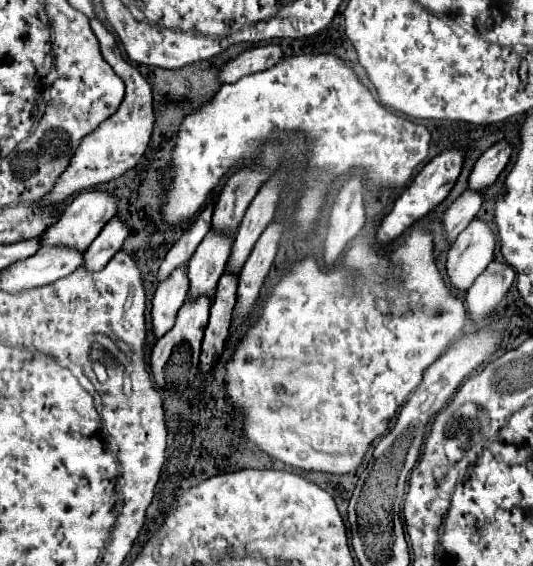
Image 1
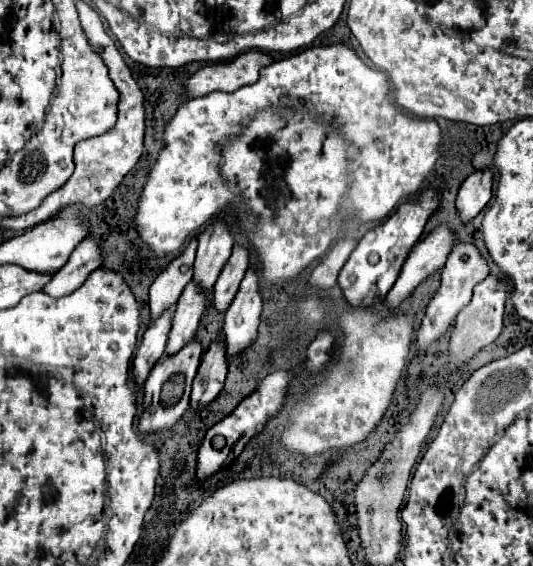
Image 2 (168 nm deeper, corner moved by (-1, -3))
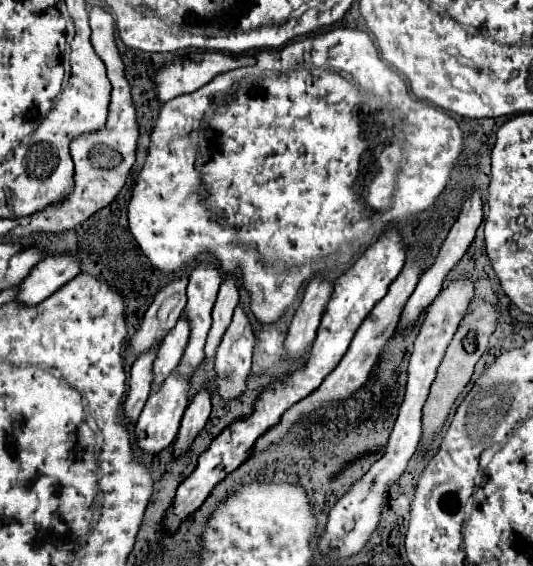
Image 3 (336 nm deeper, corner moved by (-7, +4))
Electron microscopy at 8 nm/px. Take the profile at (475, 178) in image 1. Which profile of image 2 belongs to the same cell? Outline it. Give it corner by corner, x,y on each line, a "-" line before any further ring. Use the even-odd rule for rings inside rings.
478,170
470,174
460,186
456,198
456,210
462,224
468,224
472,218
476,218
490,198
492,198
492,172

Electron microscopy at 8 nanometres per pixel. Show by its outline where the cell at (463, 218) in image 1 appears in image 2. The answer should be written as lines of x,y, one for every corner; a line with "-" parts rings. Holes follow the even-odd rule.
442,224
412,248
396,284
386,294
386,306
390,310
398,308
400,302
404,302
418,288
418,284
444,266
452,250
452,236
454,234
450,232
448,224

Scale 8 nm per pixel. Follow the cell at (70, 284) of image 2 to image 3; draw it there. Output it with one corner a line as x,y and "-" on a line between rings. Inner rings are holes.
70,253
46,257
44,261
40,261
40,265
36,265
36,271
32,271
20,283
20,293
16,301
26,305
38,305
54,291
58,291
64,283
74,279
78,273
80,273
78,257
72,257

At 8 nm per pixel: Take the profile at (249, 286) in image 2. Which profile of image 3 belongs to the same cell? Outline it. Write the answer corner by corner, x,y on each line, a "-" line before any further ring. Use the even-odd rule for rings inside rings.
238,305
216,353
216,383
220,397
236,399
246,389
254,345
256,337
252,325
244,313
244,307

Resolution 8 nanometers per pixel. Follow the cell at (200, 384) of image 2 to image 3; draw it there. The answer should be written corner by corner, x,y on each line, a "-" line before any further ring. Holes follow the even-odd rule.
204,387
194,395
194,399
190,401
190,405
184,413
180,433
178,433
178,439
174,443
176,455
184,453
190,447
190,443
194,441
194,437
200,433
200,429
206,425
208,415
210,415
210,407
212,407
210,405
210,391
208,391
208,387

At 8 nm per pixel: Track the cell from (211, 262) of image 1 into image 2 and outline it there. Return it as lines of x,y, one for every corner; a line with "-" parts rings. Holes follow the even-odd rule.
190,282
174,310
172,316
172,330
168,334
168,344
166,344
166,356
172,356
174,352
180,352
190,340
194,340
200,316
206,308
206,298
202,298
200,290
196,288
194,282

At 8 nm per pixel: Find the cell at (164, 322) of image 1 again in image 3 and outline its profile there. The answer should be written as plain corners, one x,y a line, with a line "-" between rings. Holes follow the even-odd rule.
158,345
150,347
132,365
130,391
128,391
128,397
124,403
124,411
132,421
138,419
138,415
140,415
140,411
142,411
150,391
152,391
152,365
156,359
156,351
158,351

